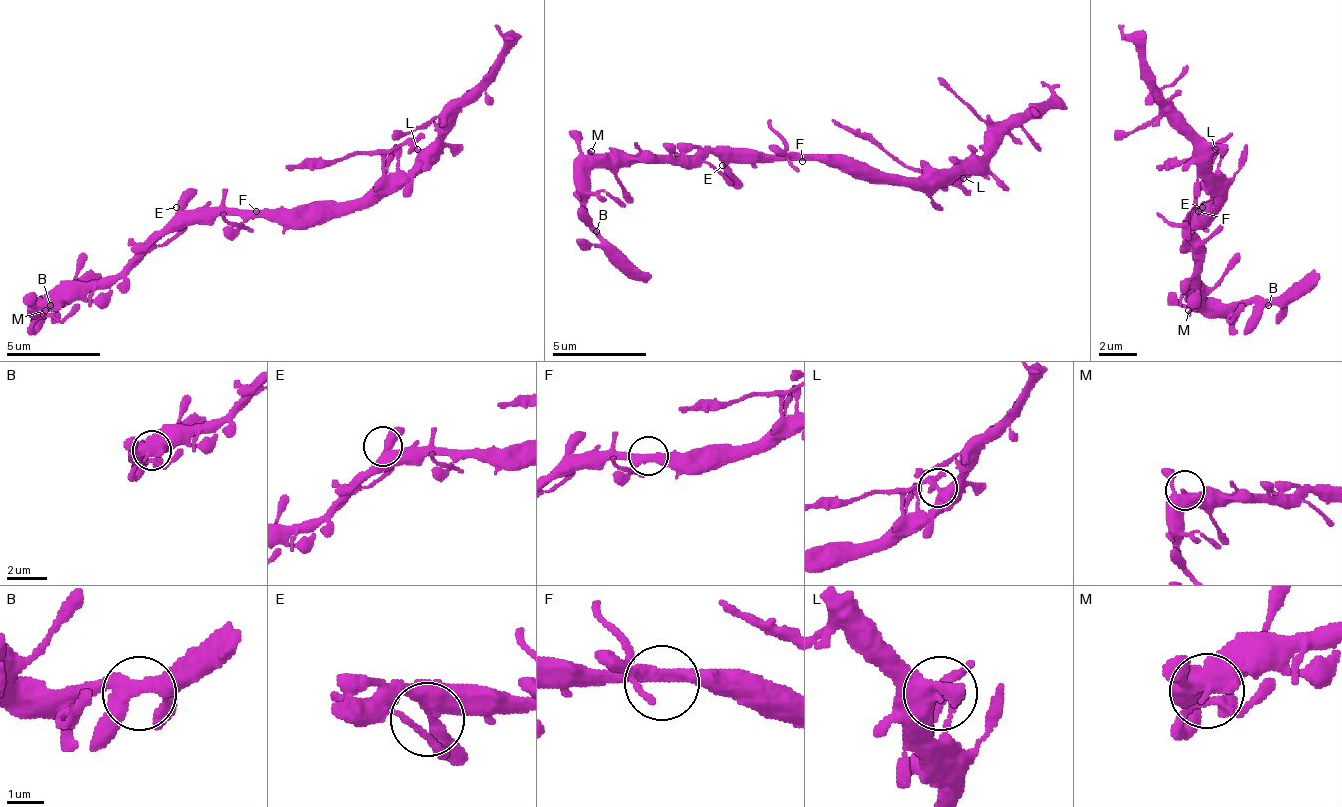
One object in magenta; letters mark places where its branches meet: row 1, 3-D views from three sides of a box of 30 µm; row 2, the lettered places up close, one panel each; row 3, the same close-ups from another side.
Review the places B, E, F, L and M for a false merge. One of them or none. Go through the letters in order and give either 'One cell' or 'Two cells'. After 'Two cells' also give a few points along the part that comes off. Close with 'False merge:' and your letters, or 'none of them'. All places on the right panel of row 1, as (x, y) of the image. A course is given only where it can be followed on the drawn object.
B: One cell
E: One cell
F: One cell
L: Two cells. Course of the part to remove: (1217, 150), (1217, 145), (1155, 169)
M: One cell
False merge: L

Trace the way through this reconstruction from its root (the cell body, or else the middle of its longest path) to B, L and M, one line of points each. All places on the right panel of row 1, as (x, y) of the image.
B: (1193, 216), (1193, 286), (1217, 305), (1268, 305)
L: (1193, 216), (1202, 216), (1217, 202), (1217, 174), (1221, 169), (1221, 150), (1217, 145), (1217, 150)
M: (1193, 216), (1193, 305), (1188, 310)

